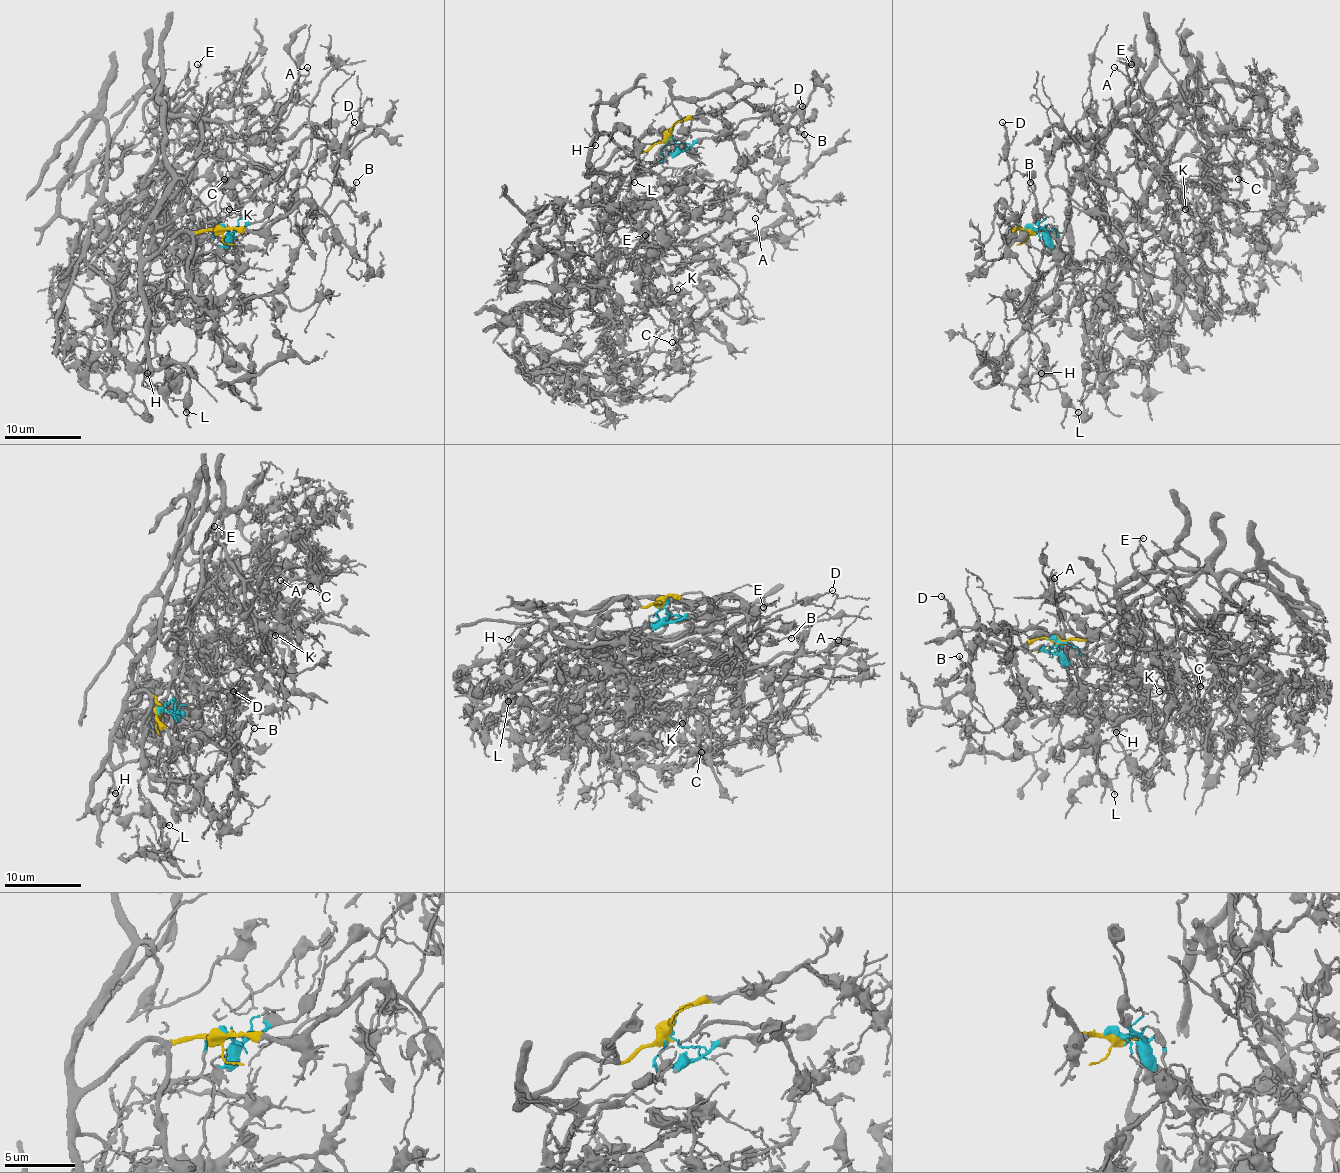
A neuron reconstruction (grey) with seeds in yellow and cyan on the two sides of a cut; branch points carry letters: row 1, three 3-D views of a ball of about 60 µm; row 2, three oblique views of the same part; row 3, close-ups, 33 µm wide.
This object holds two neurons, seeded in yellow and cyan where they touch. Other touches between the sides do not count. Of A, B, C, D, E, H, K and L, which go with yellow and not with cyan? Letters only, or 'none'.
B, D, E, H, L

